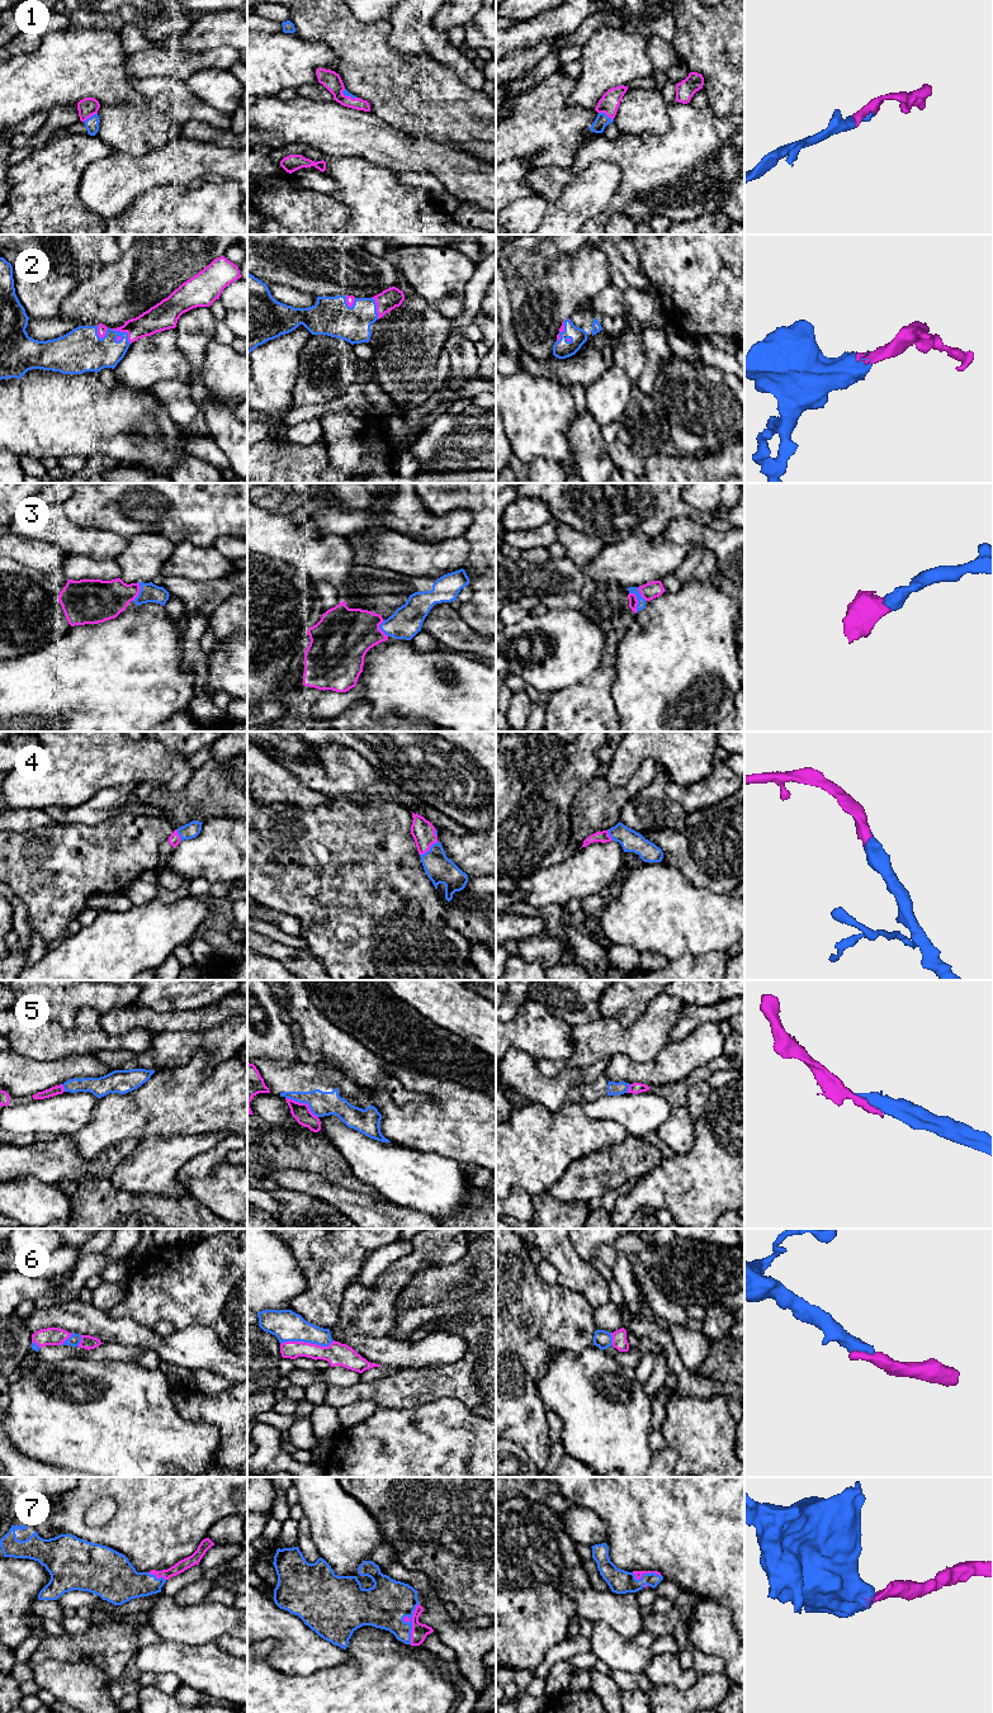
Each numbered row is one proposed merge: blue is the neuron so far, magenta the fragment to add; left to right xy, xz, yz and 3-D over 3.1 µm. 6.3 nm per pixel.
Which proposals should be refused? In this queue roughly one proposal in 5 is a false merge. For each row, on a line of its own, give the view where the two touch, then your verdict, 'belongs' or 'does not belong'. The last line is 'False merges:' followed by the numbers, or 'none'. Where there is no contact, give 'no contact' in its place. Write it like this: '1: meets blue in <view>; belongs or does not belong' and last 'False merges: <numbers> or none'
1: meets blue in yz; belongs
2: meets blue in xy; belongs
3: meets blue in yz; belongs
4: meets blue in xz; belongs
5: meets blue in xz; does not belong
6: meets blue in xz; belongs
7: meets blue in xz; belongs
False merges: 5

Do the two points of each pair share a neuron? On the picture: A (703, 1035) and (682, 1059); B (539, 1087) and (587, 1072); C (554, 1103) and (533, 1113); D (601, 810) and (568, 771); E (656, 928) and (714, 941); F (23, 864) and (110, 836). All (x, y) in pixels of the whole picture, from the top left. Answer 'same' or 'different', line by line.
A: same
B: same
C: different
D: different
E: same
F: same

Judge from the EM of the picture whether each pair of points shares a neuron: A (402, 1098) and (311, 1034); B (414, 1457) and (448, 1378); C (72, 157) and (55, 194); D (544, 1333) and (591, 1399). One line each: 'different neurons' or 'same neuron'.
A: same neuron
B: different neurons
C: same neuron
D: different neurons

